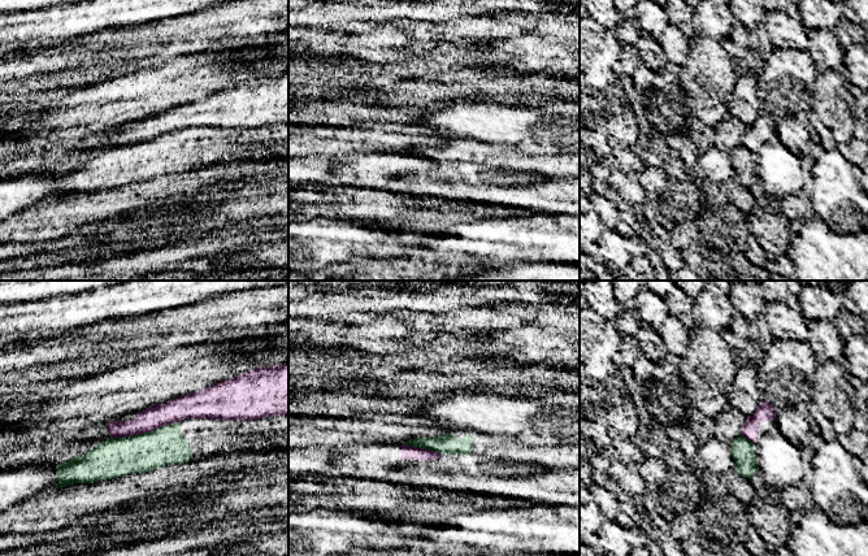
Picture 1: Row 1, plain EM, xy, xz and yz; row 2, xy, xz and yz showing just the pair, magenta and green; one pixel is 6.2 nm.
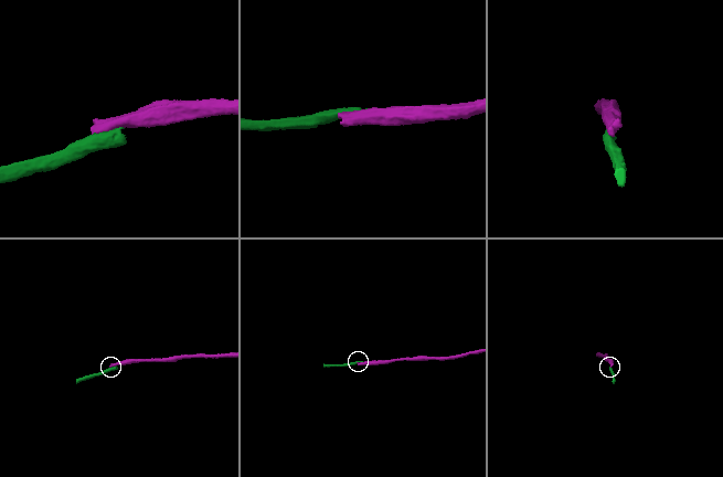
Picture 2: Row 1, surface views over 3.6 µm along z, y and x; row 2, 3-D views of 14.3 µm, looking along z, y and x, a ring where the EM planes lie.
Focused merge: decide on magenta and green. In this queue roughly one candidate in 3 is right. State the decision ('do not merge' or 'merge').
do not merge

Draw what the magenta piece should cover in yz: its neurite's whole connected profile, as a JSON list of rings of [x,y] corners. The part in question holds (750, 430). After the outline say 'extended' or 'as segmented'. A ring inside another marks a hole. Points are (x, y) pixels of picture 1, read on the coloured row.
[[[765,400],[761,401],[752,416],[746,418],[742,435],[756,446],[759,439],[774,427],[777,427],[776,412],[773,405]]] | extended

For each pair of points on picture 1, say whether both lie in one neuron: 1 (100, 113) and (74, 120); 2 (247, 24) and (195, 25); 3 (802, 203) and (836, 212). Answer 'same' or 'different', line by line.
1: same
2: same
3: different

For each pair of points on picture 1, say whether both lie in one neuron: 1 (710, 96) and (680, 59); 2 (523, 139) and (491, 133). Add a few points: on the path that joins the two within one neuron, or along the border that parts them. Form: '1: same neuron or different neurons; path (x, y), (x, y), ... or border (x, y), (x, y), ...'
1: different neurons; border (690, 40), (689, 59), (680, 66)
2: same neuron; path (515, 133), (499, 133)

